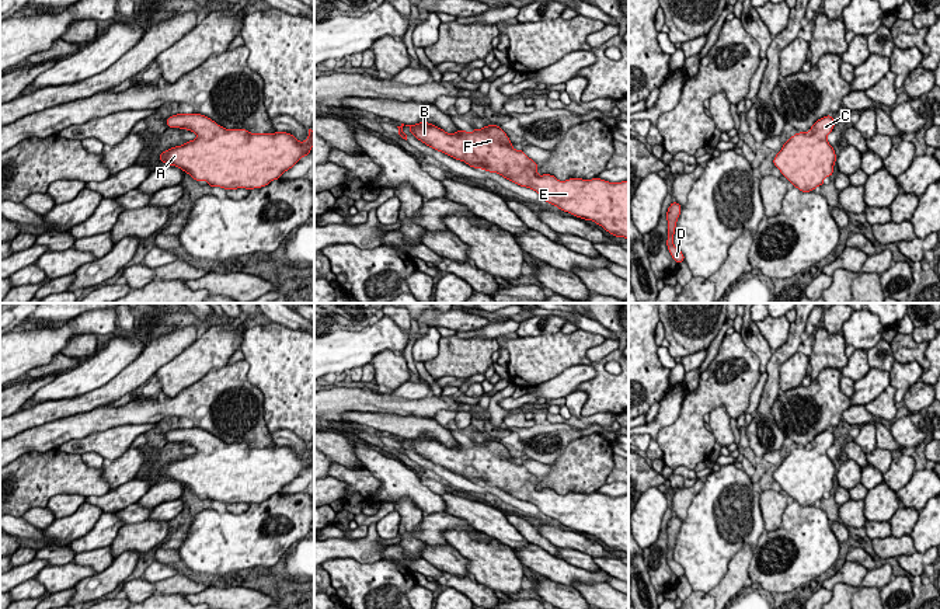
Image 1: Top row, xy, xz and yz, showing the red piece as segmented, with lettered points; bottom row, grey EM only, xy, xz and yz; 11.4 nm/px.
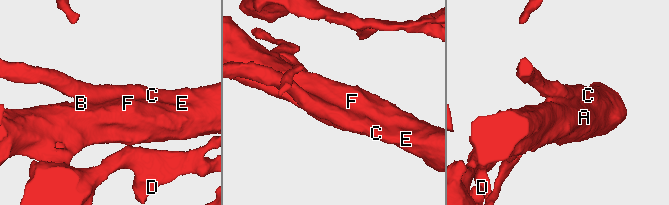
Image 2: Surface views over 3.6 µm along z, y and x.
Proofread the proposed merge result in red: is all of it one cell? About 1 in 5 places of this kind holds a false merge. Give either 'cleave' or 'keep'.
keep

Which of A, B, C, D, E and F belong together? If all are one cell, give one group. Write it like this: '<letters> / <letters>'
A B C D E F

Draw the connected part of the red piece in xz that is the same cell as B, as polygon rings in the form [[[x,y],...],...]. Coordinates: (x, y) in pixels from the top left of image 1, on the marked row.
[[[428,122],[405,126],[434,150],[530,188],[553,206],[592,220],[615,237],[629,240],[629,181],[609,182],[596,177],[560,181],[551,174],[539,175],[536,161],[523,150],[513,149],[511,139],[498,125],[474,128],[471,133],[462,129],[448,133]]]

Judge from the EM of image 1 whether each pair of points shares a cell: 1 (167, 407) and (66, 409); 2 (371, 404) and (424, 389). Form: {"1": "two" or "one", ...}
{"1": "two", "2": "two"}

